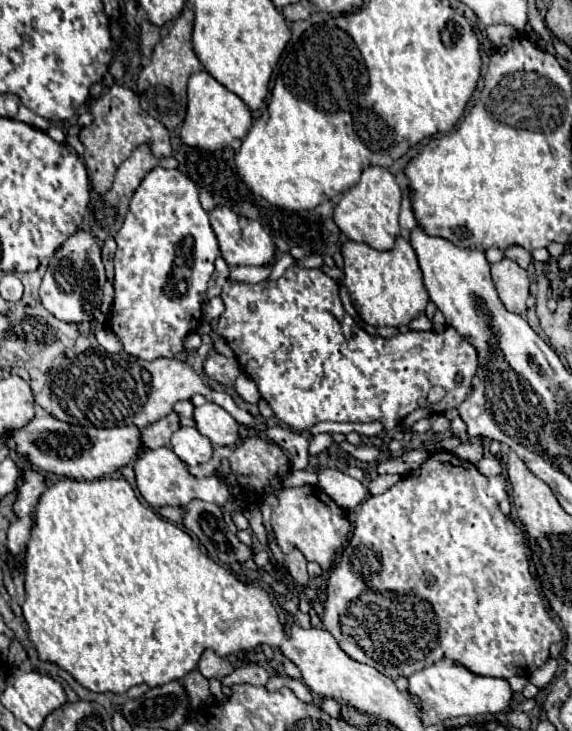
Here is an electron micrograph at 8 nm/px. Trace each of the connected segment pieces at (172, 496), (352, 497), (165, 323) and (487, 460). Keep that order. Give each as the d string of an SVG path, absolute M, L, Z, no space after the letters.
M157 448L143 452L135 466L135 478L137 478L137 488L145 502L153 508L163 508L163 506L187 506L191 500L199 498L205 502L213 502L217 506L223 506L227 502L227 484L219 476L211 478L195 478L187 472L187 466L175 456L171 448Z
M321 468L319 470L319 488L335 500L343 510L353 510L365 498L365 486L359 480L343 474L337 468Z
M163 166L153 168L131 196L129 212L115 242L115 300L107 322L109 328L121 338L123 350L135 358L175 358L183 350L185 336L195 332L201 322L201 306L207 300L207 282L219 254L219 244L209 224L209 216L199 202L195 182L181 170L167 170Z
M485 454L475 466L477 466L479 472L481 472L483 476L487 476L487 478L501 474L501 464L499 464L499 460L497 460L495 456L491 456L491 454Z

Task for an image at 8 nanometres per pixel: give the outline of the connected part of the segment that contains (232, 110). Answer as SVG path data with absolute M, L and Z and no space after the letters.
M201 70L189 78L187 112L179 128L179 138L183 144L191 148L203 148L203 150L225 148L233 140L239 140L249 132L251 116L253 116L251 110L243 104L239 96L235 96L223 84L219 84L209 72Z

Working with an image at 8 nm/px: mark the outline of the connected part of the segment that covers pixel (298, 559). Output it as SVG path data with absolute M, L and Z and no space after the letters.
M293 550L293 552L289 552L289 554L285 554L285 564L287 564L287 570L289 570L289 574L299 582L299 584L303 584L303 586L307 586L307 582L309 582L309 576L307 576L307 560L305 560L305 556L299 552L299 550Z

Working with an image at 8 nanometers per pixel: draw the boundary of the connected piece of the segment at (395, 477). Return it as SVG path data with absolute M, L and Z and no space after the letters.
M383 474L377 476L371 484L369 484L369 492L371 494L383 494L387 488L391 488L391 484L397 484L401 480L399 474Z

